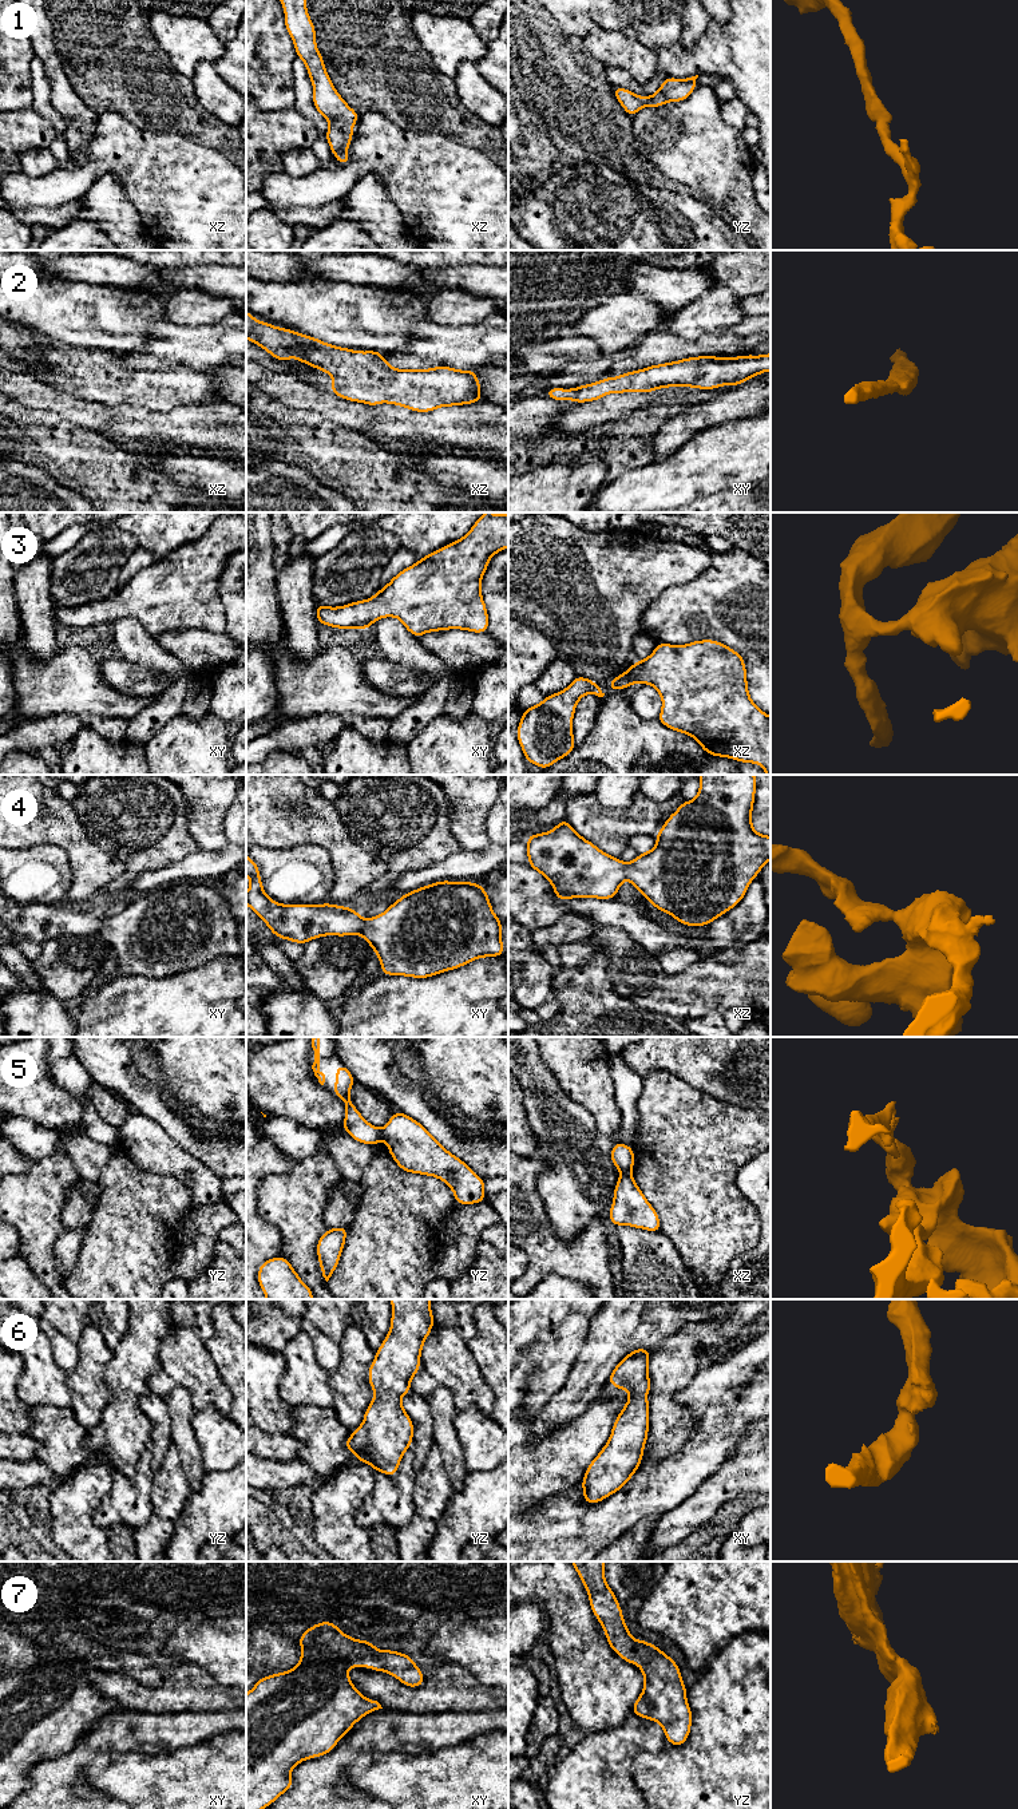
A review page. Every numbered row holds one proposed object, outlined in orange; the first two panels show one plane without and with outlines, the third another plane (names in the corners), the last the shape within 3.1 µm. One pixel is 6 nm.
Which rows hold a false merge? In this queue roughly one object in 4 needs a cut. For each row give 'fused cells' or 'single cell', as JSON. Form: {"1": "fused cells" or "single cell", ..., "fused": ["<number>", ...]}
{"1": "single cell", "2": "single cell", "3": "single cell", "4": "single cell", "5": "fused cells", "6": "single cell", "7": "single cell", "fused": ["5"]}

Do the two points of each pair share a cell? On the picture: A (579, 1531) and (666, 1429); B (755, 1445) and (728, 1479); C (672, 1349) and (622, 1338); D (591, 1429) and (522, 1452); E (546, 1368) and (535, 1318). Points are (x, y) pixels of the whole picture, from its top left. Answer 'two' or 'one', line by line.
A: two
B: one
C: two
D: one
E: one

